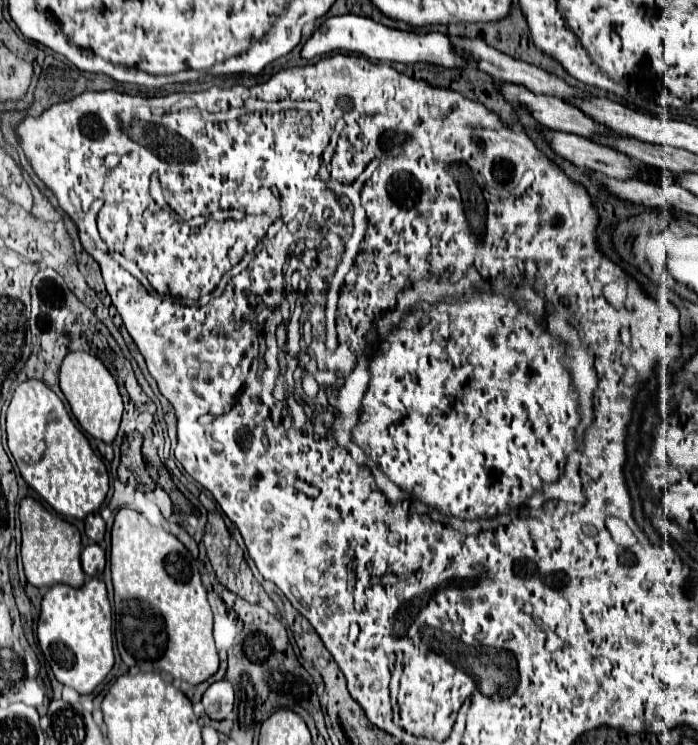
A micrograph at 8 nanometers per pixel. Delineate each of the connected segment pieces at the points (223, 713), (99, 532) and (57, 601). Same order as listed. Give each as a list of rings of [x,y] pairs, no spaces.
[[[222,679],[222,681],[212,683],[202,697],[202,705],[210,719],[214,719],[214,721],[226,719],[234,707],[234,689],[232,689],[230,681]]]
[[[92,513],[86,517],[86,535],[94,541],[94,543],[100,543],[104,539],[104,533],[106,533],[106,525],[104,525],[104,519],[100,517],[100,513]]]
[[[90,577],[78,589],[68,585],[52,585],[42,597],[38,645],[62,685],[68,685],[78,693],[92,693],[114,665],[112,609],[104,581]]]

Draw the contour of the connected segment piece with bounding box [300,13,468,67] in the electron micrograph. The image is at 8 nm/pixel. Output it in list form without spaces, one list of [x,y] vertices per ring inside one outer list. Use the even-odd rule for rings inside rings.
[[[340,15],[340,17],[330,17],[326,19],[314,35],[306,41],[302,47],[302,59],[314,59],[314,57],[324,57],[330,53],[358,53],[364,55],[370,61],[382,61],[382,63],[432,63],[432,65],[442,65],[442,67],[466,67],[468,59],[460,57],[452,51],[450,37],[444,33],[414,33],[414,31],[402,31],[394,27],[386,27],[382,23],[376,23],[370,17],[360,17],[360,15]]]

